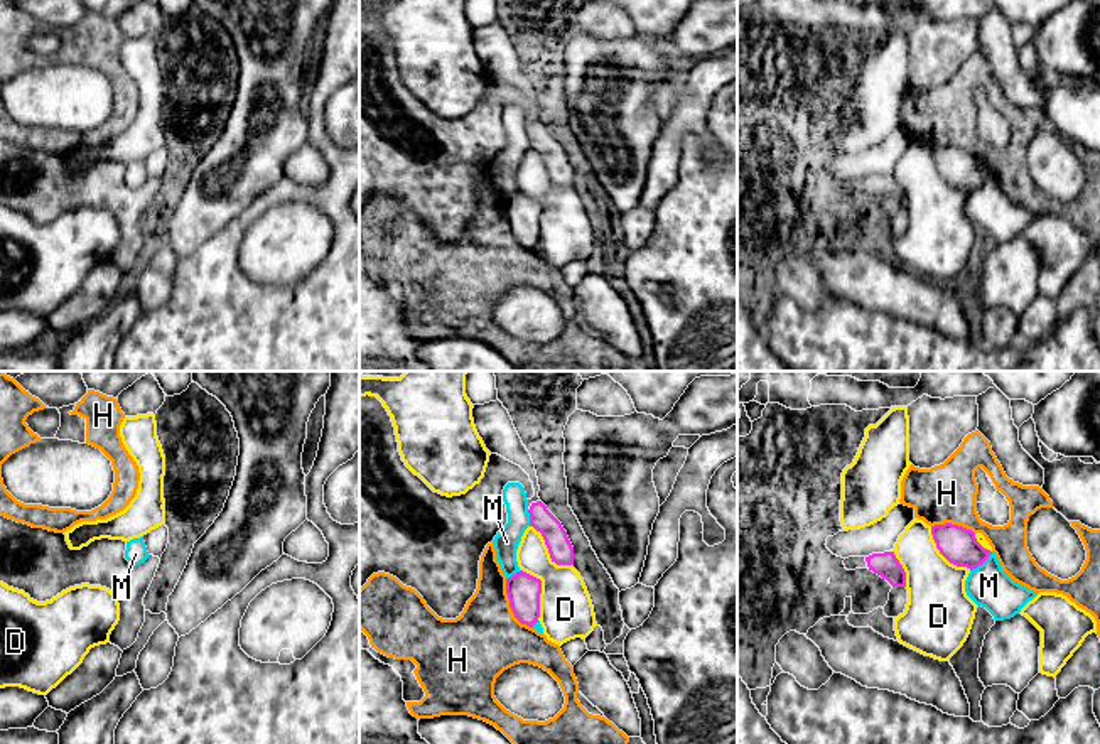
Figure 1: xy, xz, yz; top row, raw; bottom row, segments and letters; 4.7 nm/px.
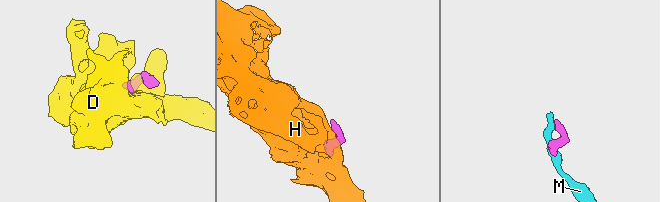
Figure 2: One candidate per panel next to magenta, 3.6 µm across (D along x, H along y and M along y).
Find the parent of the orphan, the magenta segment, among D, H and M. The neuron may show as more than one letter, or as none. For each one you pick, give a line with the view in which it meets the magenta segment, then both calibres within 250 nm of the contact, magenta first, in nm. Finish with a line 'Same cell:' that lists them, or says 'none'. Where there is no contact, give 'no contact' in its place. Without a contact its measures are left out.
Same cell: none

